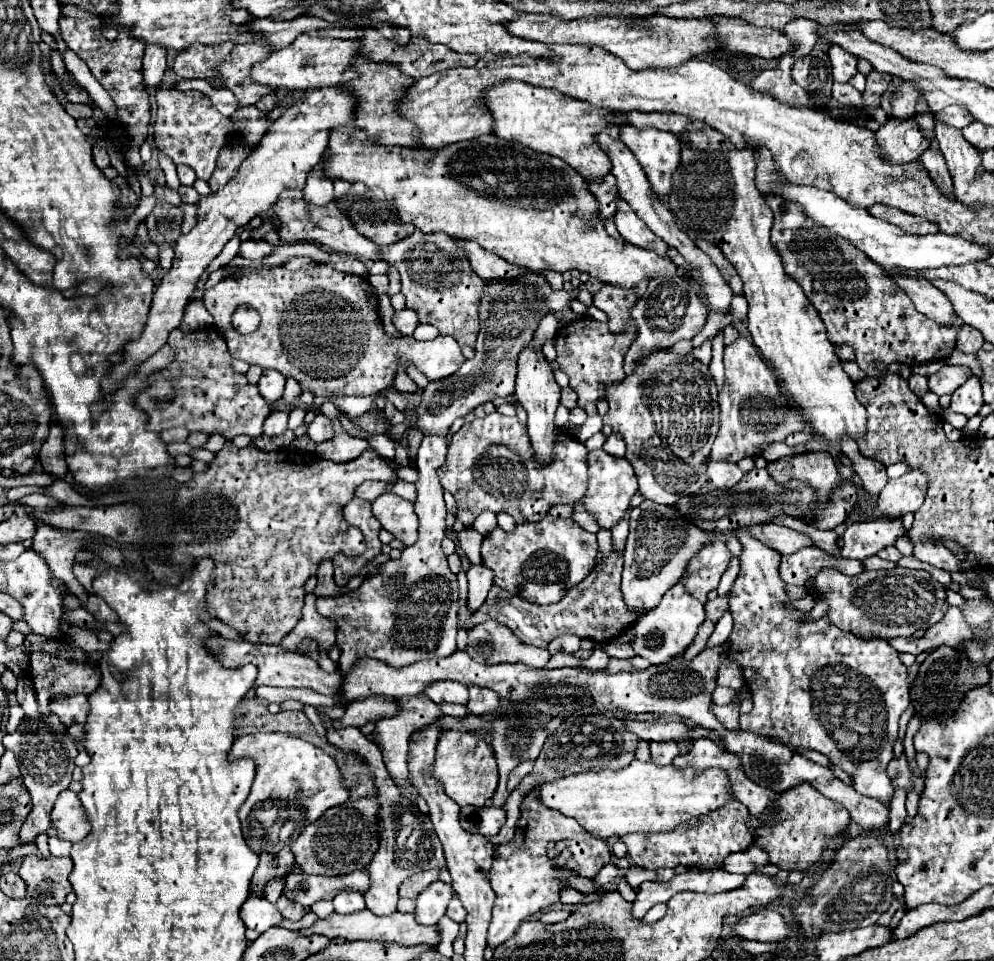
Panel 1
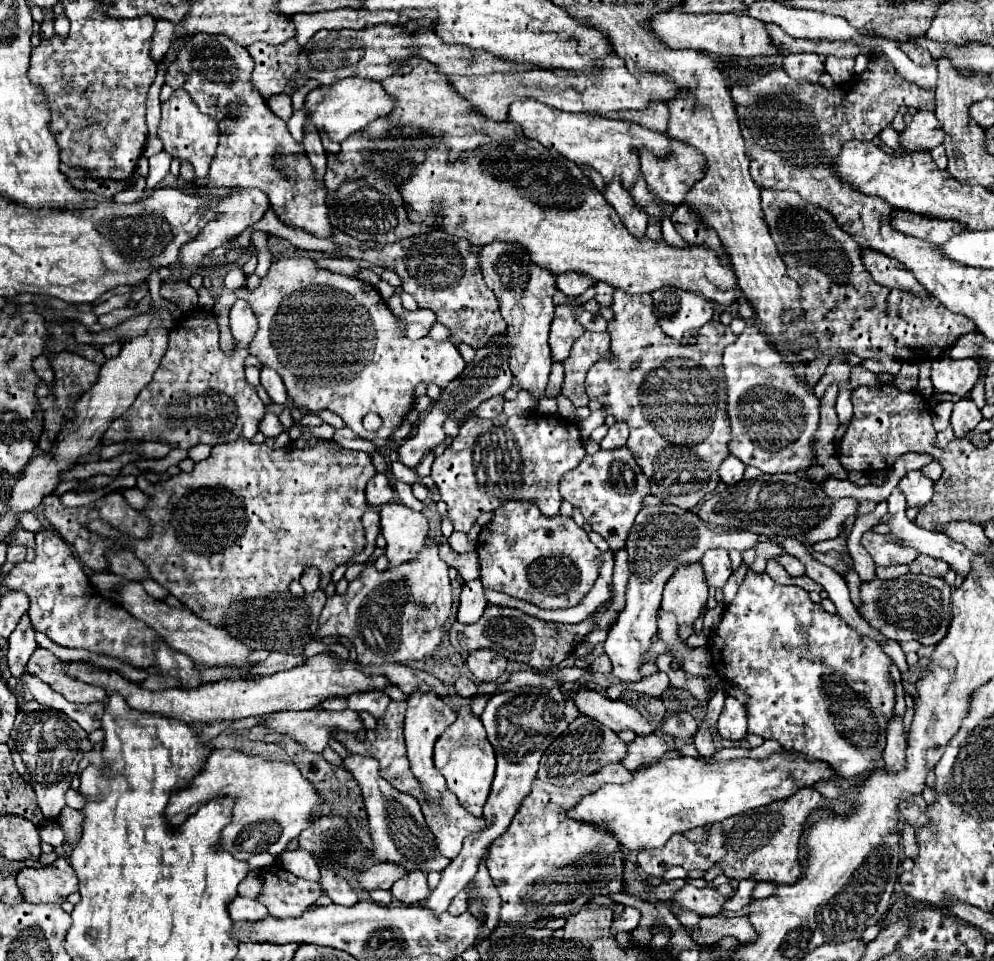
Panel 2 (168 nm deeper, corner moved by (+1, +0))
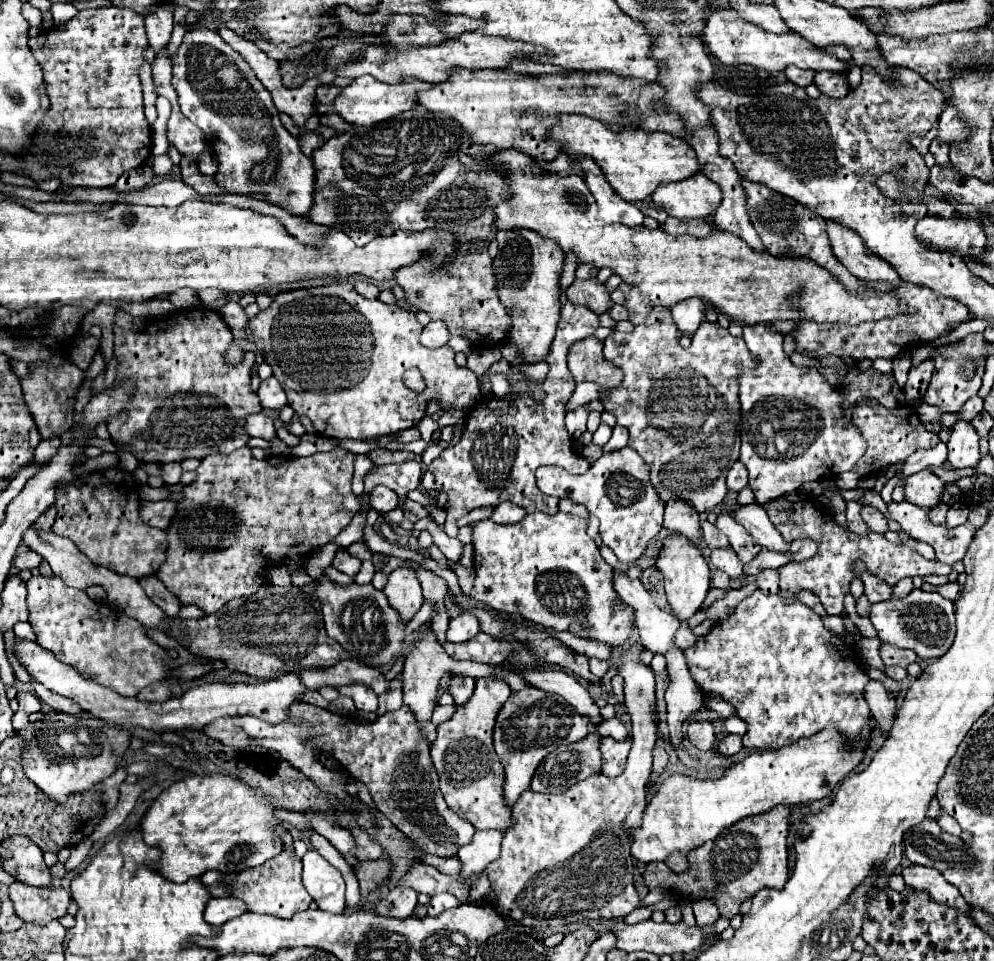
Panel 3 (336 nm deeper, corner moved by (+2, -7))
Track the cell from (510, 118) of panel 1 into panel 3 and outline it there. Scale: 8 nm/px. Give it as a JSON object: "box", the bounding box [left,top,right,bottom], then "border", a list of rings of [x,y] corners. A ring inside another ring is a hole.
{"box":[547,114,699,202],"border":[[[565,114],[561,122],[547,134],[549,140],[561,142],[561,152],[571,156],[589,156],[603,170],[613,190],[627,202],[645,200],[661,182],[677,182],[699,172],[695,152],[681,140],[667,132],[645,132],[641,128],[621,128],[617,124],[603,124],[589,116]]]}

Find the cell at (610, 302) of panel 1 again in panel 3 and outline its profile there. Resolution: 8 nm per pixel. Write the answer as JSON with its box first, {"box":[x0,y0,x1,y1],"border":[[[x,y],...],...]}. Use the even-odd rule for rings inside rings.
{"box":[601,282,755,514],"border":[[[621,282],[619,290],[625,294],[625,308],[629,312],[629,322],[633,322],[631,332],[613,332],[605,340],[603,356],[607,362],[623,370],[623,380],[615,388],[601,388],[603,408],[617,418],[629,430],[629,446],[645,460],[651,474],[651,484],[663,502],[685,500],[699,514],[715,508],[727,494],[725,478],[729,468],[739,458],[739,404],[737,404],[737,372],[741,368],[753,368],[755,360],[747,350],[743,338],[731,336],[717,322],[707,322],[699,326],[693,336],[691,346],[685,350],[679,346],[677,326],[673,324],[669,308],[649,306],[645,296],[635,288]]]}

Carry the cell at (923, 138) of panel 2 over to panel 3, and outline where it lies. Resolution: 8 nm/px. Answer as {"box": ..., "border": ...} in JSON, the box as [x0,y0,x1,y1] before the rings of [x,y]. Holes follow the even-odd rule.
{"box":[937,108,969,144],"border":[[[947,108],[937,122],[937,140],[943,140],[947,144],[957,142],[957,140],[965,140],[969,132],[965,132],[965,124],[961,124],[961,120],[957,120],[957,112],[953,112],[953,108]]]}

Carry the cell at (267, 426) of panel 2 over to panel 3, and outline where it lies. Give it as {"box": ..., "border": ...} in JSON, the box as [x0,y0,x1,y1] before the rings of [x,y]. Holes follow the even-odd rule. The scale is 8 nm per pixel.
{"box":[247,412,277,442],"border":[[[263,412],[249,416],[247,432],[249,432],[249,436],[257,436],[257,438],[263,438],[263,440],[269,440],[269,442],[277,440],[277,432],[275,432],[275,426],[273,426],[273,420]]]}

